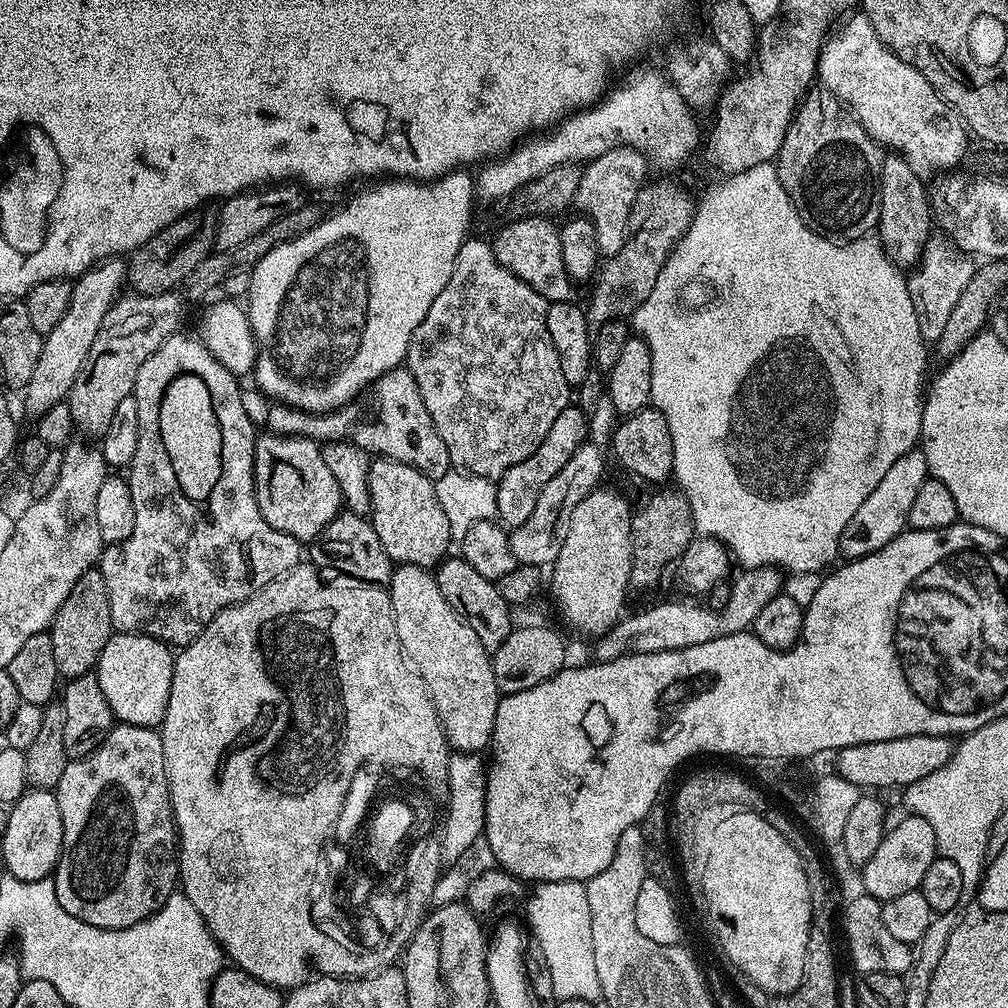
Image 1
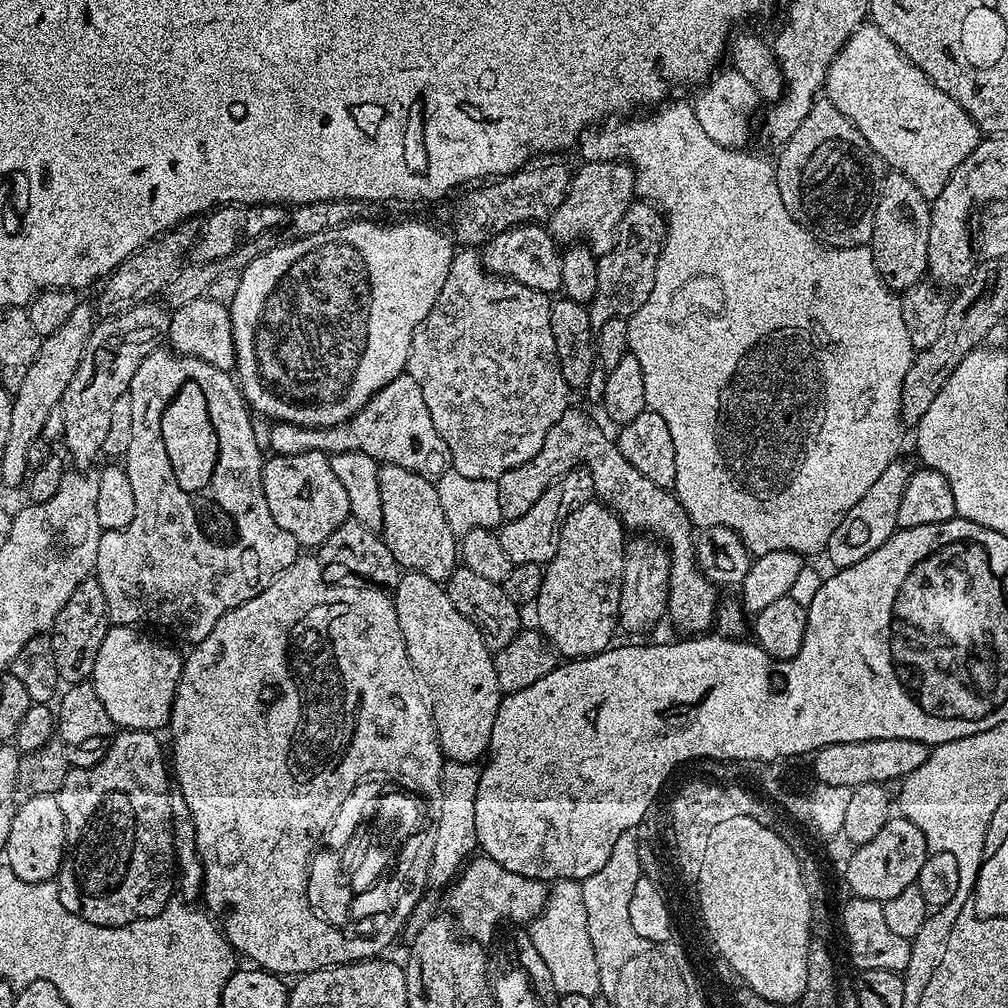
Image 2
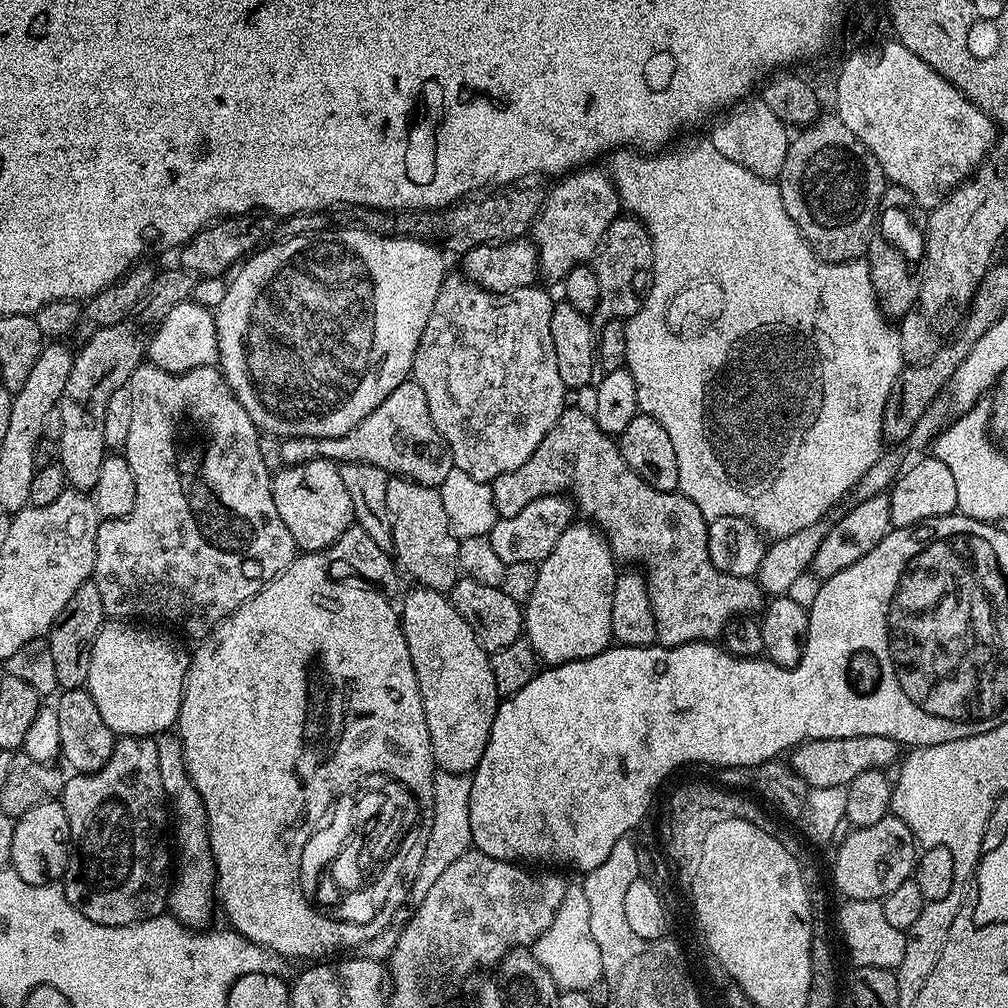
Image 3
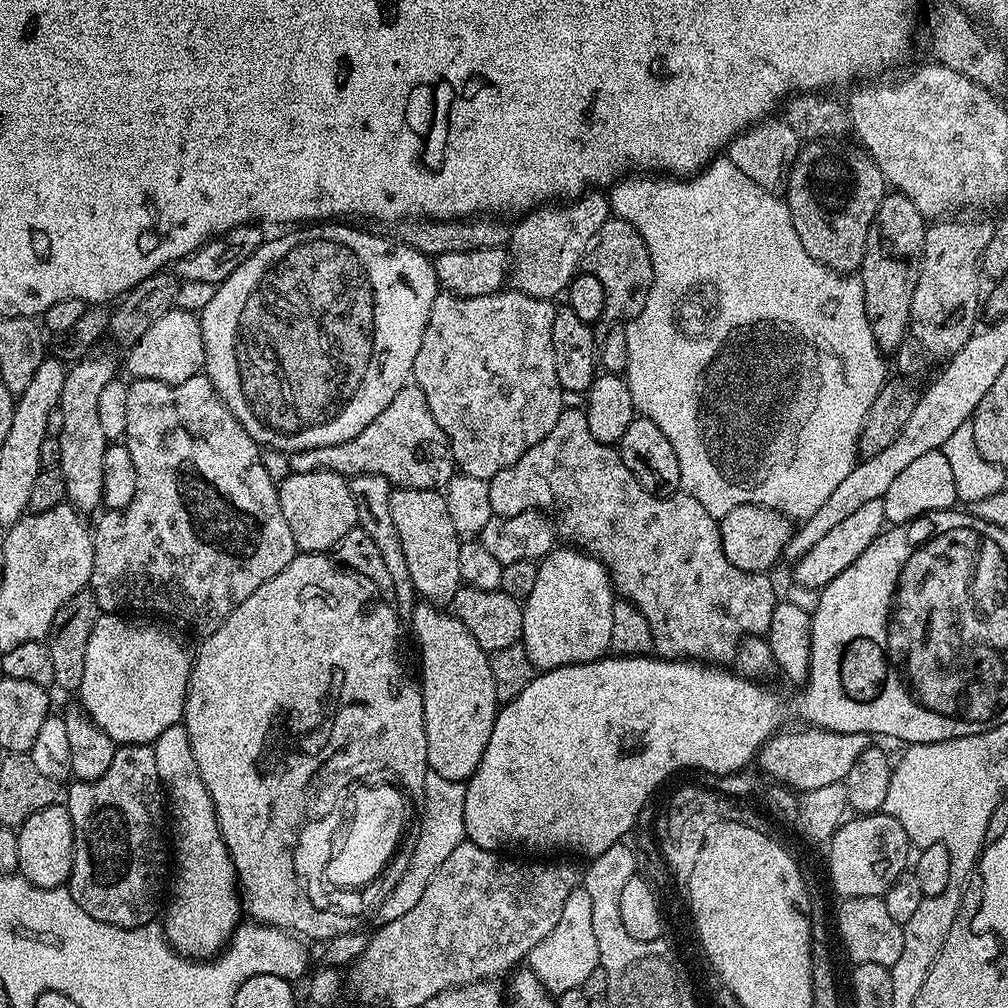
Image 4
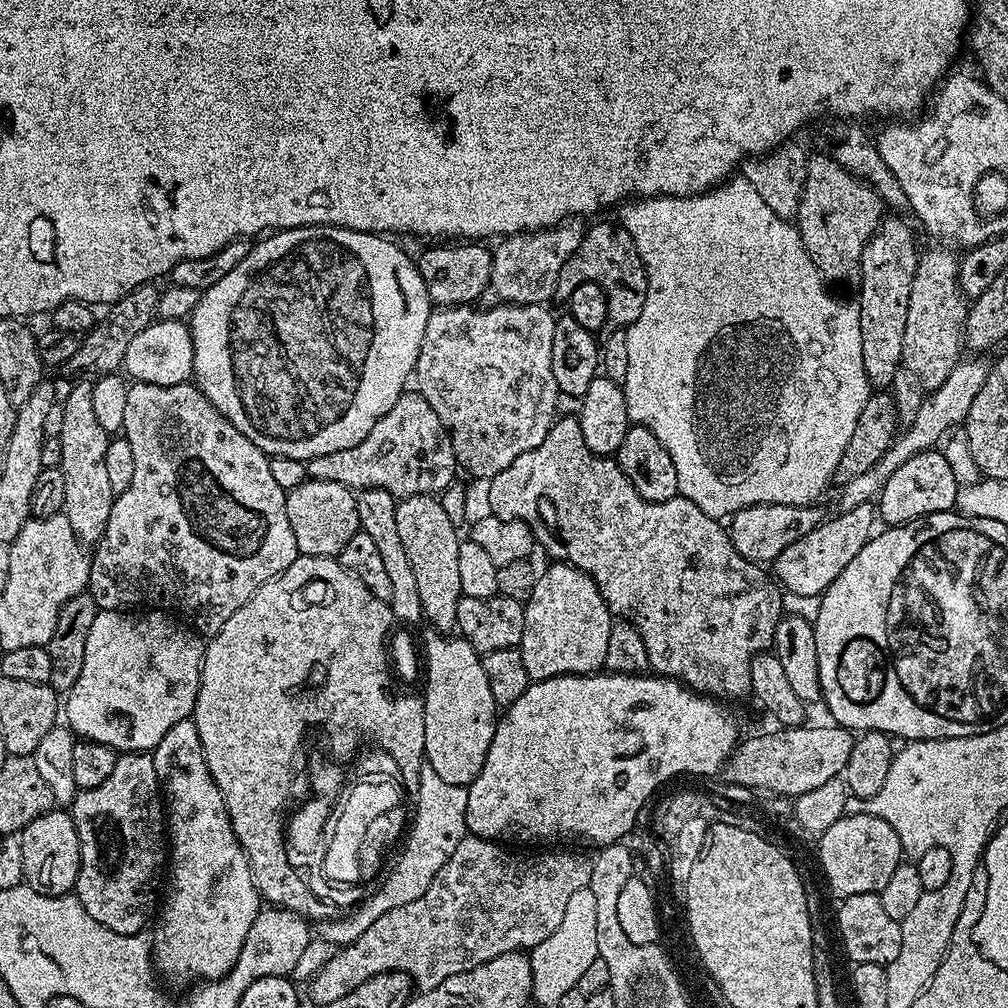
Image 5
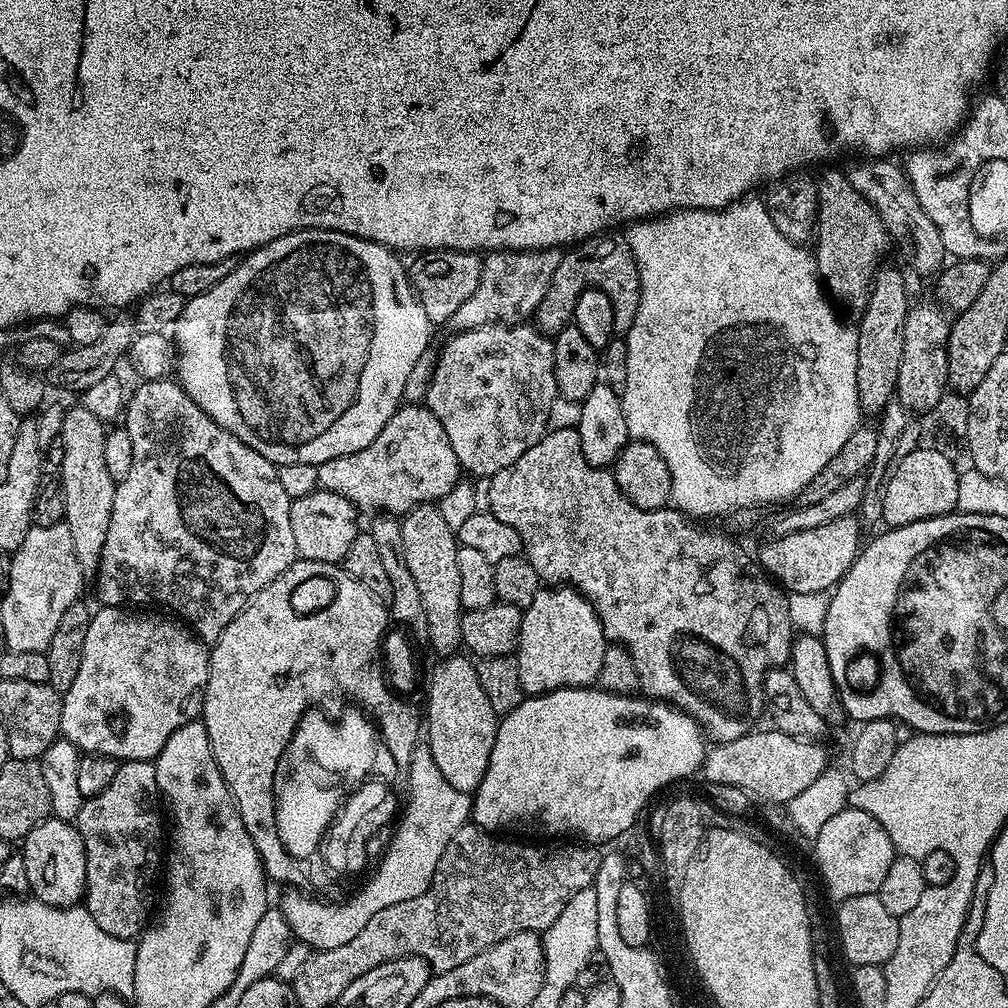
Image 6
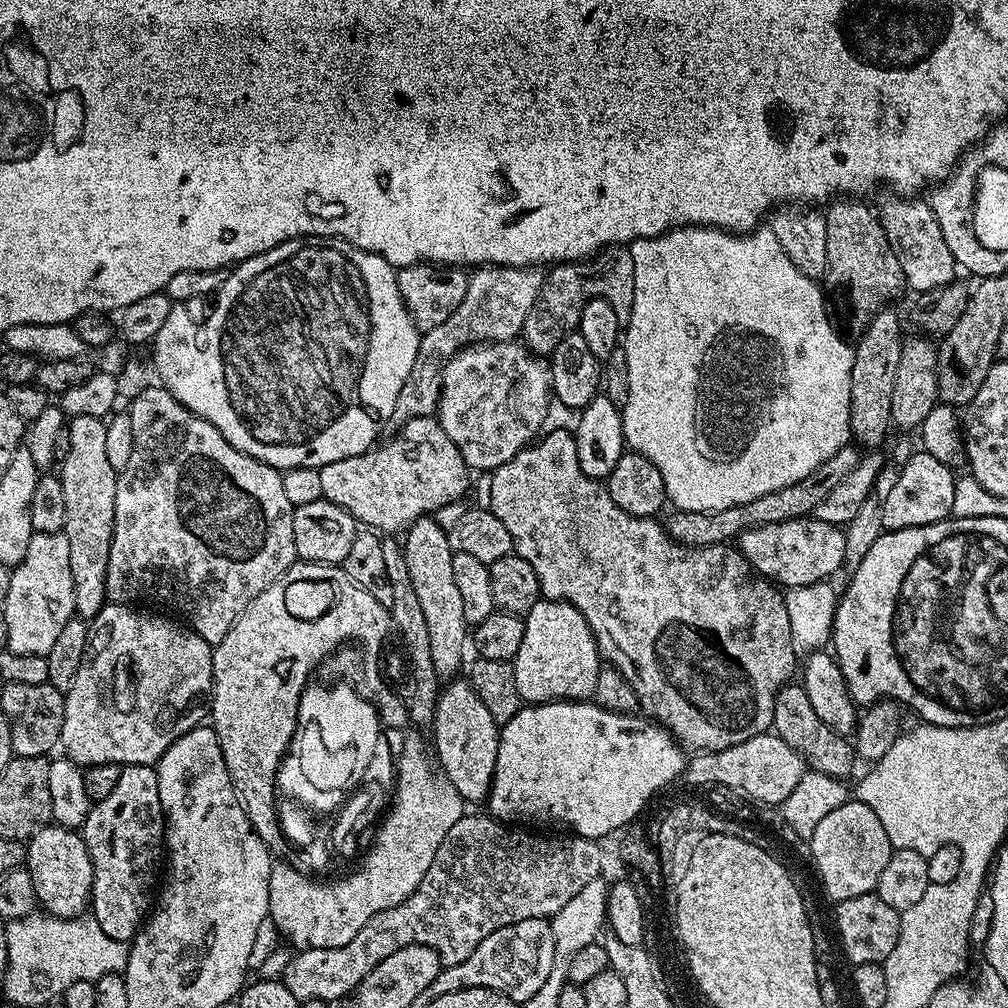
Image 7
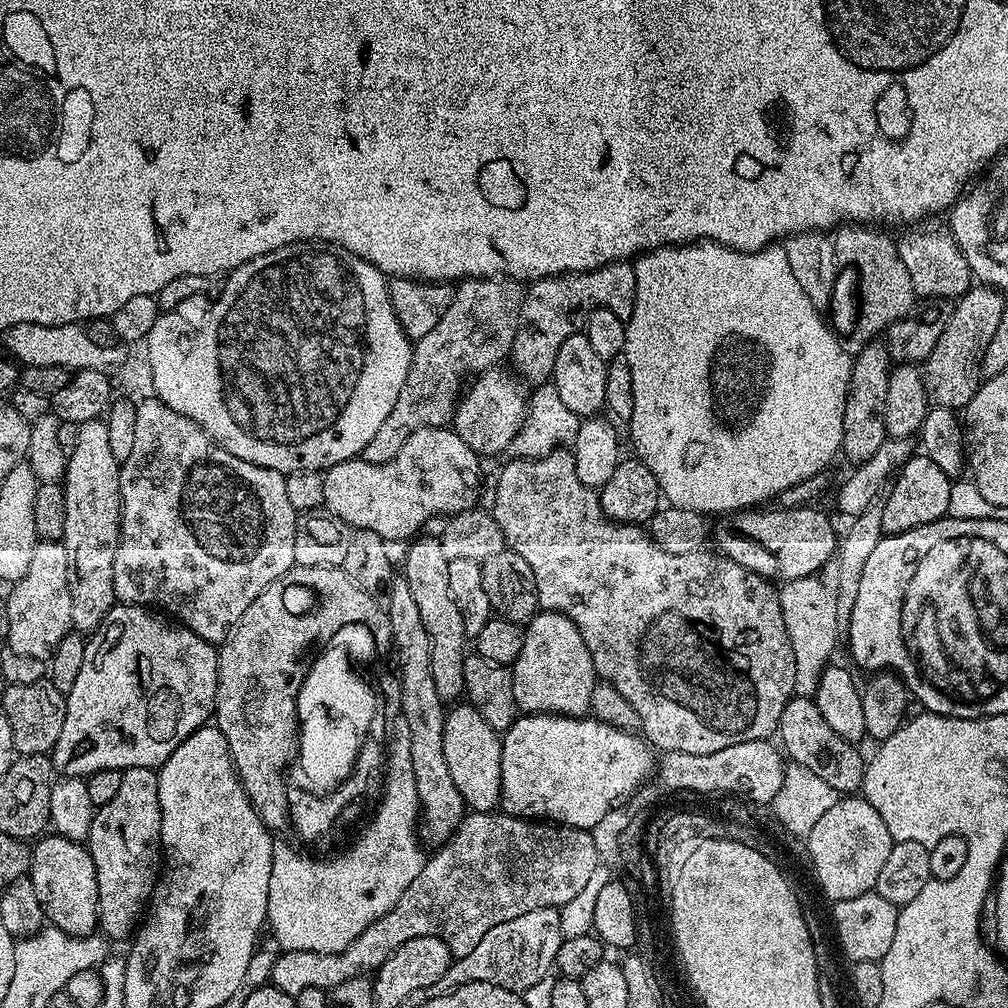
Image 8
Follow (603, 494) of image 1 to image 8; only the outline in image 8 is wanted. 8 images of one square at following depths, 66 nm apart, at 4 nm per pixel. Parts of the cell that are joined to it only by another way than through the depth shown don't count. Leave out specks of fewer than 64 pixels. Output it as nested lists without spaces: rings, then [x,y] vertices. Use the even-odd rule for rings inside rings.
[[[537,611],[524,628],[522,654],[511,665],[514,702],[524,714],[583,717],[590,709],[590,694],[598,683],[586,642],[570,622],[557,612]]]

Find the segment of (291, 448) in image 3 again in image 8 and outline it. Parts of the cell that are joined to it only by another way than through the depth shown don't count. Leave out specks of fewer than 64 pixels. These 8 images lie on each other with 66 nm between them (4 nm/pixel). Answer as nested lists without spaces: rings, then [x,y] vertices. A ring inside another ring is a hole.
[[[451,427],[414,430],[390,462],[375,464],[357,458],[327,469],[322,482],[323,507],[354,530],[374,530],[389,542],[407,541],[430,518],[449,518],[477,507],[480,464],[481,457]]]

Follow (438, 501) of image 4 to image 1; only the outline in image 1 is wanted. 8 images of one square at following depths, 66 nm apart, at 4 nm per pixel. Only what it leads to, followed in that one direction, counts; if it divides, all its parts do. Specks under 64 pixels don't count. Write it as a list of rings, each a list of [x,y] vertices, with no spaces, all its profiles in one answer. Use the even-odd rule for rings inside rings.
[[[385,456],[373,459],[370,466],[370,519],[382,550],[397,565],[413,564],[429,570],[435,569],[449,555],[454,537],[450,522],[438,502],[436,485],[426,474],[414,466],[406,466]]]

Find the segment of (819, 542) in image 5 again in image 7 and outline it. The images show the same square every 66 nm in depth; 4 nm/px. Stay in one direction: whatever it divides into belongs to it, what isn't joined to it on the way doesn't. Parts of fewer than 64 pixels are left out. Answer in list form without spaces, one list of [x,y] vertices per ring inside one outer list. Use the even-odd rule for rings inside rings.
[[[815,518],[787,520],[770,526],[758,526],[738,537],[738,547],[745,560],[769,580],[785,589],[810,586],[827,581],[844,567],[846,558],[845,529],[838,524]]]

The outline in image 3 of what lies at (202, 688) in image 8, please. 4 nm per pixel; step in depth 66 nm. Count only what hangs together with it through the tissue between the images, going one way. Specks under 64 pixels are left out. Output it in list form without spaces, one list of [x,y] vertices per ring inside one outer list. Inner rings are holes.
[[[112,618],[101,626],[90,650],[86,687],[94,706],[98,706],[98,714],[102,714],[102,722],[117,737],[155,738],[179,721],[190,652],[178,641],[136,624],[139,623]]]

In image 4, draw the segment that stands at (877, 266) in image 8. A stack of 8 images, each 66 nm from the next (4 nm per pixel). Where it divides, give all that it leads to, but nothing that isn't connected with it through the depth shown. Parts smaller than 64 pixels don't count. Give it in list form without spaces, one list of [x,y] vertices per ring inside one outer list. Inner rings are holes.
[[[808,142],[801,147],[788,172],[786,203],[792,215],[794,230],[798,230],[802,246],[806,246],[806,254],[810,254],[810,258],[814,258],[831,272],[852,274],[859,269],[864,257],[868,231],[874,222],[878,206],[886,195],[886,181],[872,157],[859,147],[843,148],[840,144],[824,143]]]

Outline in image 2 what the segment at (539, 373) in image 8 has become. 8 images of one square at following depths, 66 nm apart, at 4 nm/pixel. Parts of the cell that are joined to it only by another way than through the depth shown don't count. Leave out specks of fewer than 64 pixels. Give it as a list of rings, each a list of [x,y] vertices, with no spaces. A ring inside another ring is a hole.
[[[634,202],[622,214],[622,222],[616,227],[616,241],[606,255],[598,259],[598,294],[594,294],[591,304],[587,305],[588,313],[597,325],[610,322],[610,318],[630,317],[636,313],[638,306],[650,298],[650,290],[654,290],[654,270],[660,257],[660,248],[664,244],[666,221],[659,208],[647,202]]]

